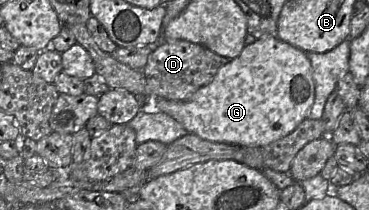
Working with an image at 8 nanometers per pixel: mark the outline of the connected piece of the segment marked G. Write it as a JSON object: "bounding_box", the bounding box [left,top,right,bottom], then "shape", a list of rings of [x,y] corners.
{"bounding_box":[157,37,315,146],"shape":[[[278,37],[257,39],[246,45],[241,54],[221,67],[214,78],[185,100],[157,98],[161,113],[180,123],[188,134],[204,140],[242,146],[262,146],[291,133],[308,118],[315,99],[312,67],[306,52]]]}

